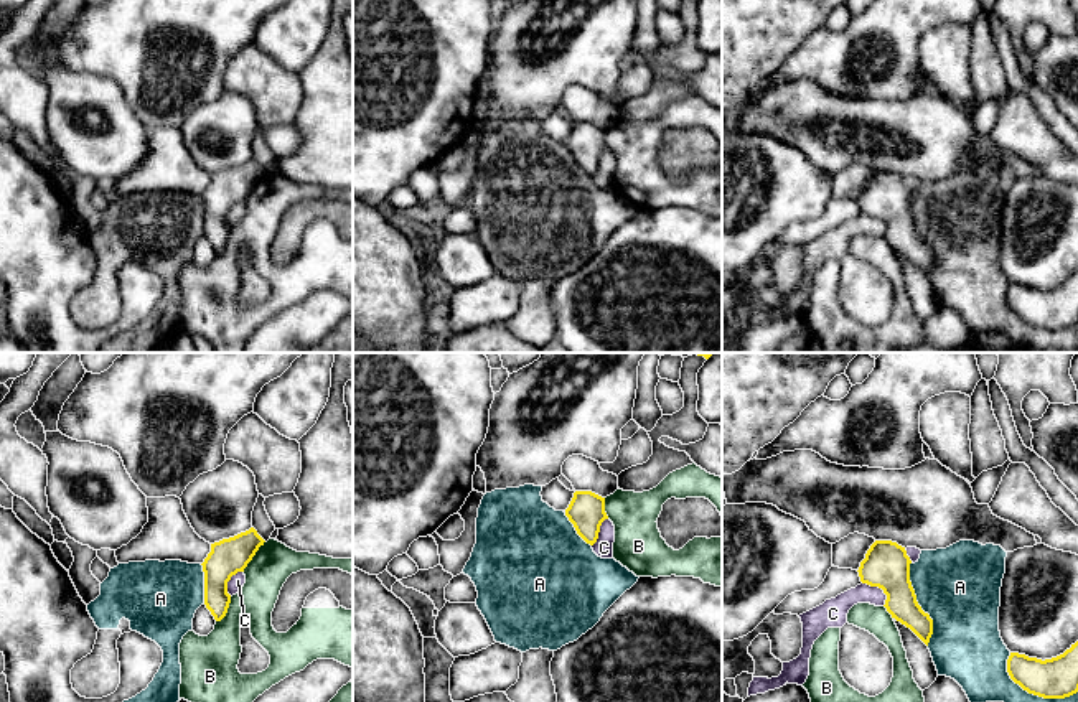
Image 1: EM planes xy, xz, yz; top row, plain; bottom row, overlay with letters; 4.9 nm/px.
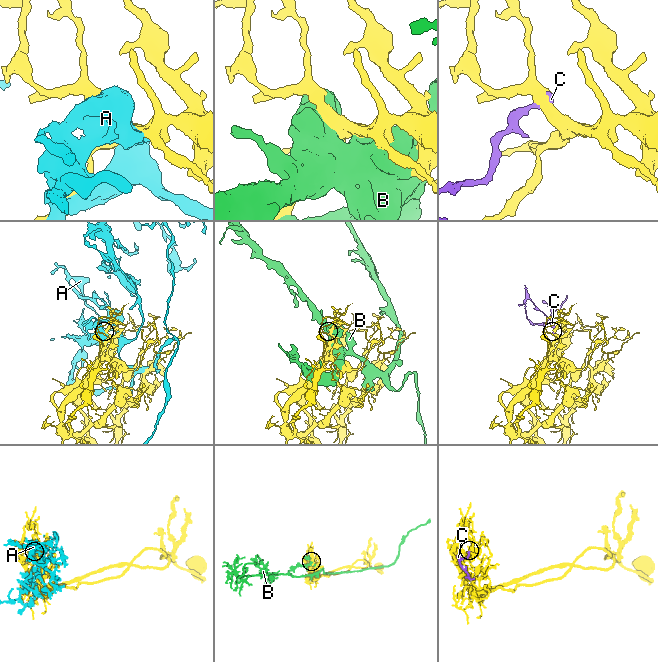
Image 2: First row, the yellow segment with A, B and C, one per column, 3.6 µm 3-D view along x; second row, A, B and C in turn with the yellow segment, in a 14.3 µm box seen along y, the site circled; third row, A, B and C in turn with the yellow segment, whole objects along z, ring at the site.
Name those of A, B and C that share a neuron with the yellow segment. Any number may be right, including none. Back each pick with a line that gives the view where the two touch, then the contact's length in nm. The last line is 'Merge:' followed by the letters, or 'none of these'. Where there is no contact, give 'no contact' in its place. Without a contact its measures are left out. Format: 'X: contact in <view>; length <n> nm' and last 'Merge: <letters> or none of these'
Merge: none of these

